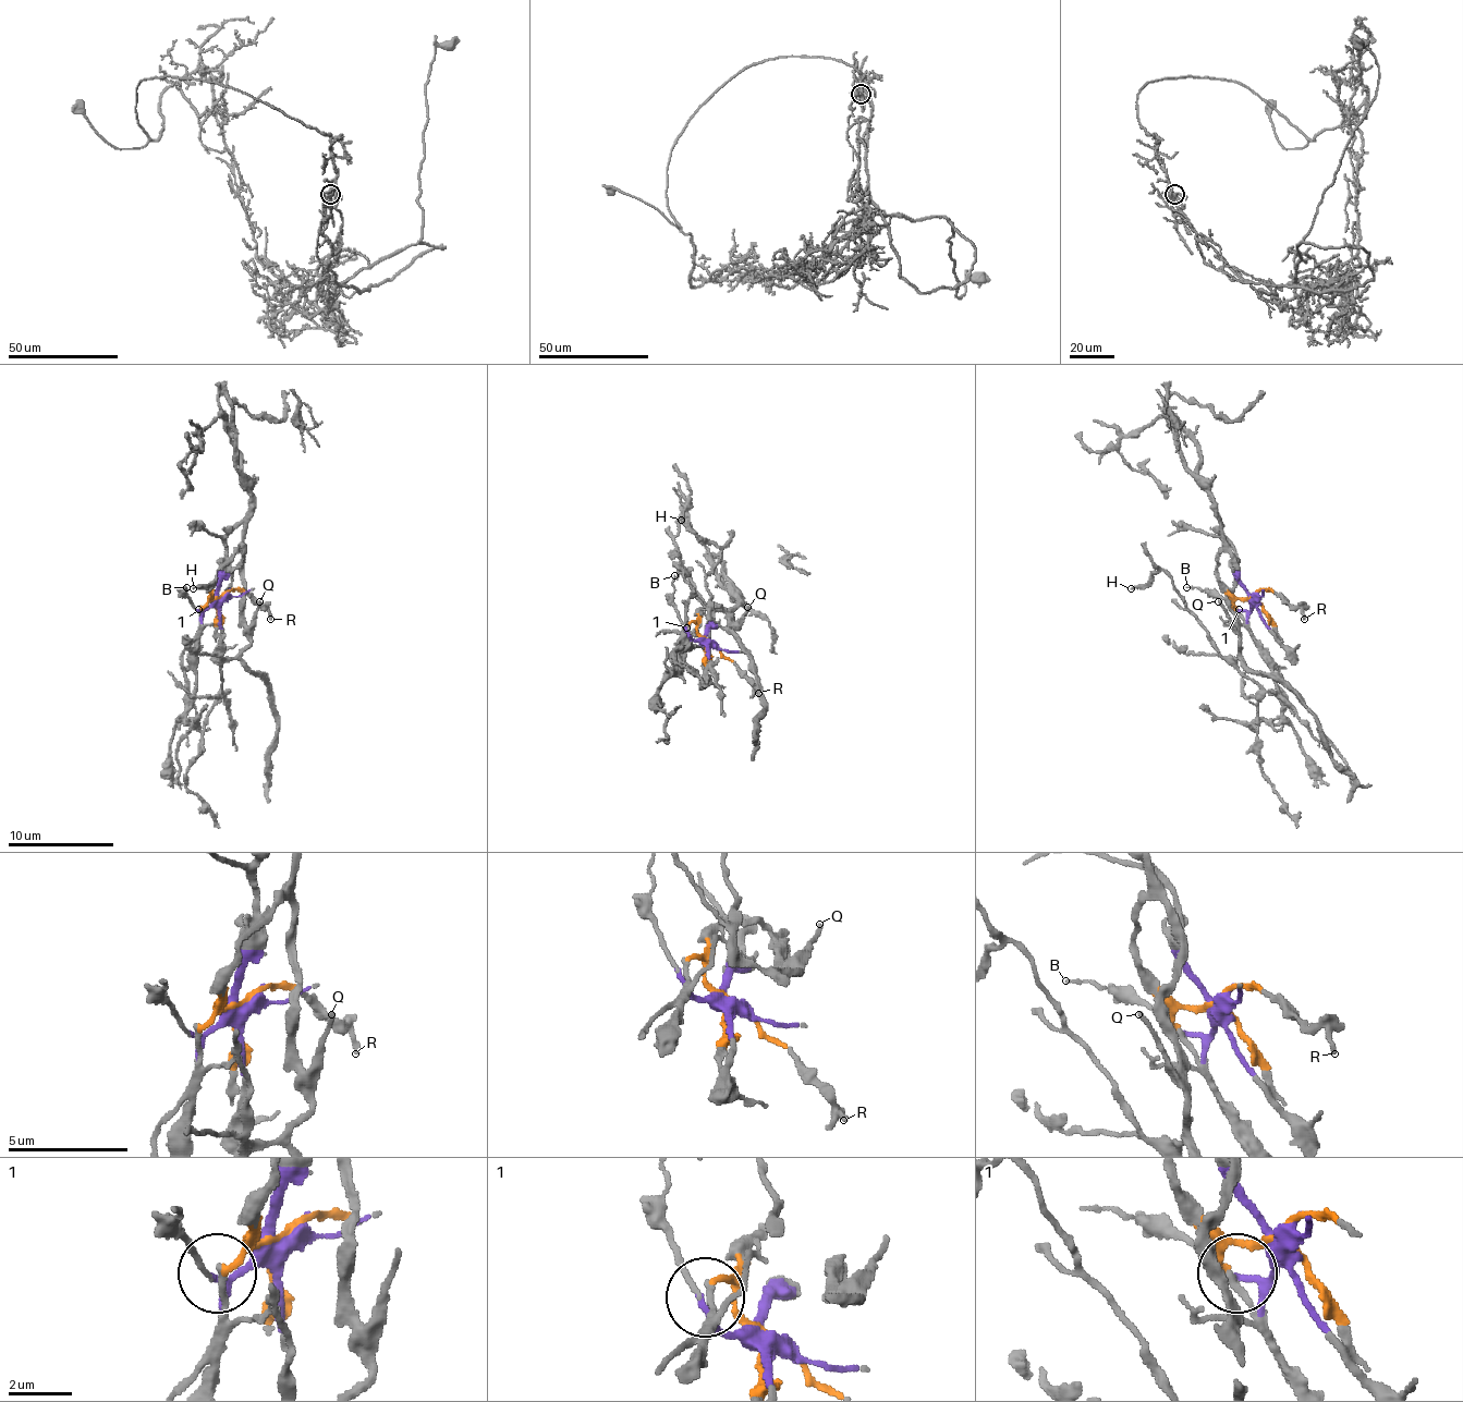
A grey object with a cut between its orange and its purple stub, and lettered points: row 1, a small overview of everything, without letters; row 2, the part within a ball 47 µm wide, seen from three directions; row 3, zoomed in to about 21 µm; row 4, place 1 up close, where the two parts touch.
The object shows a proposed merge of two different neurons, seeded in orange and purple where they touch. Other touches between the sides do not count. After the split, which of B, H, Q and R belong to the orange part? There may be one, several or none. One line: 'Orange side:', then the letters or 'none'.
Orange side: H, Q, R

